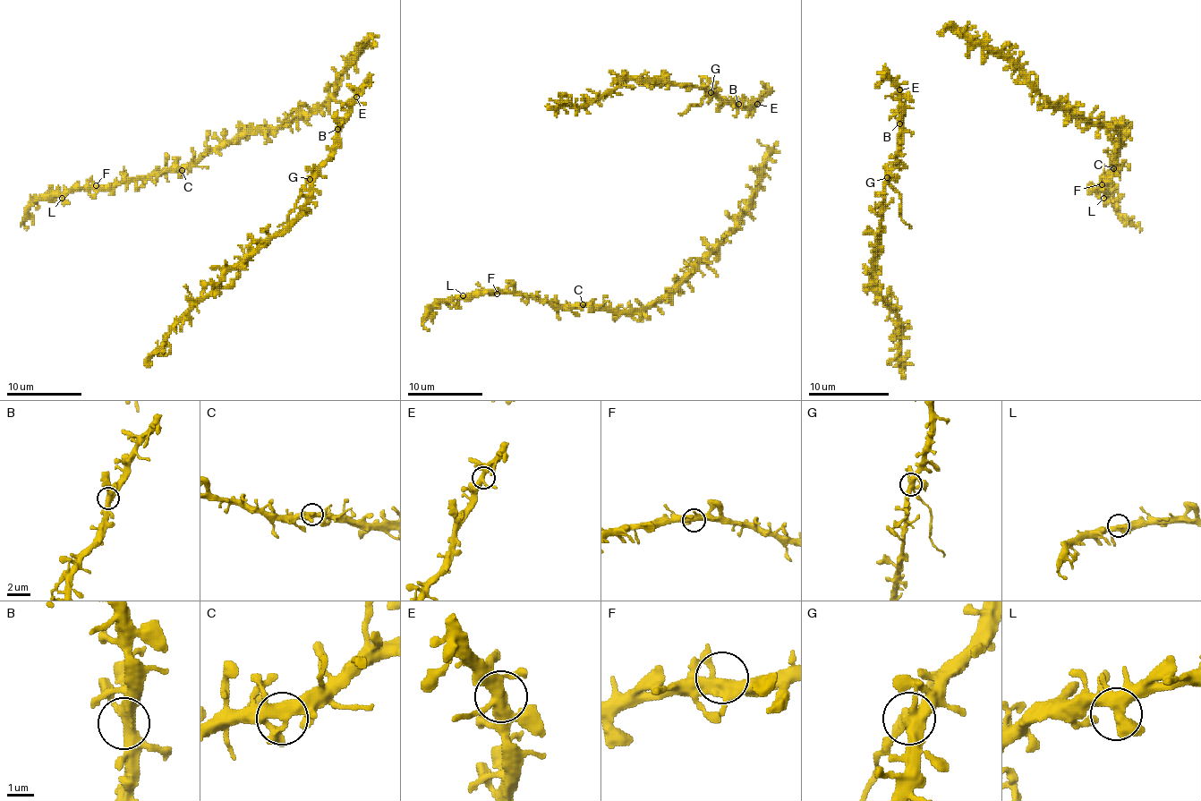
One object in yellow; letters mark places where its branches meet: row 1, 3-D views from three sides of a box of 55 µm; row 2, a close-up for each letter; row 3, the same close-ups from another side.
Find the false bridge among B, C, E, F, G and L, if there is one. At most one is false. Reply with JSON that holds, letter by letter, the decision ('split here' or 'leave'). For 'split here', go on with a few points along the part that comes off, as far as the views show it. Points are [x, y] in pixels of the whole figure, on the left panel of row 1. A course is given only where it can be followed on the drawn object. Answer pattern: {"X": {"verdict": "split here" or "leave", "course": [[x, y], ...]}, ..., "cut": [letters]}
{"B": {"verdict": "leave"}, "C": {"verdict": "leave"}, "E": {"verdict": "leave"}, "F": {"verdict": "leave"}, "G": {"verdict": "split here", "course": [[309, 179], [288, 218], [277, 226]]}, "L": {"verdict": "leave"}, "cut": ["G"]}

